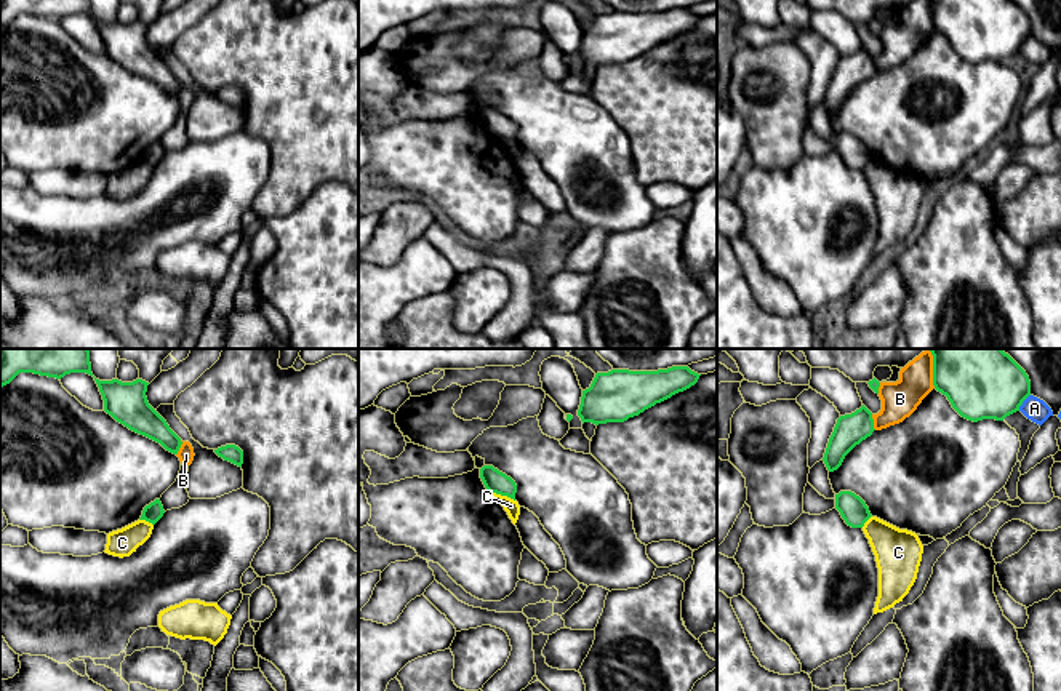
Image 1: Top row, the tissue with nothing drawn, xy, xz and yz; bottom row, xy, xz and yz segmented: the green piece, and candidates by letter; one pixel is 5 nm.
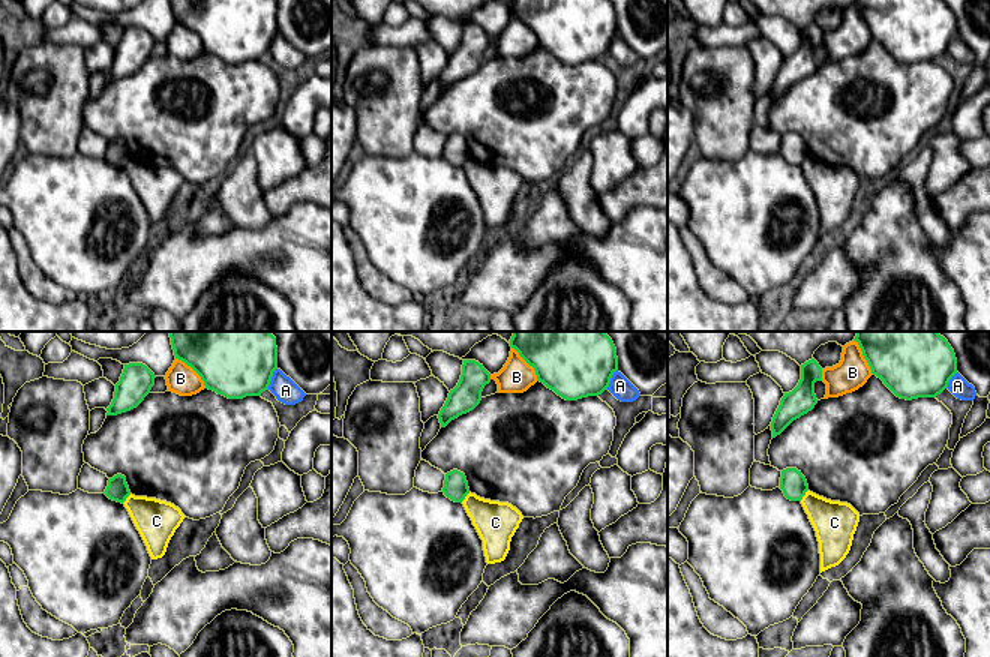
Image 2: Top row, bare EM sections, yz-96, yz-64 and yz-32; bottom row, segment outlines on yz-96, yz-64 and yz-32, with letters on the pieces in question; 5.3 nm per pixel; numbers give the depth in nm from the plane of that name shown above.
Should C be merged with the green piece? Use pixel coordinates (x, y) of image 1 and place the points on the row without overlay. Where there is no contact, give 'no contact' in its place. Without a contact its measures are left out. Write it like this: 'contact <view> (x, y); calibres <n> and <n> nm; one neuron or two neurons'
contact xz (503, 136); calibres 110 and 70 nm; two neurons

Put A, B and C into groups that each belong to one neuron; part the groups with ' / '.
A / B / C

